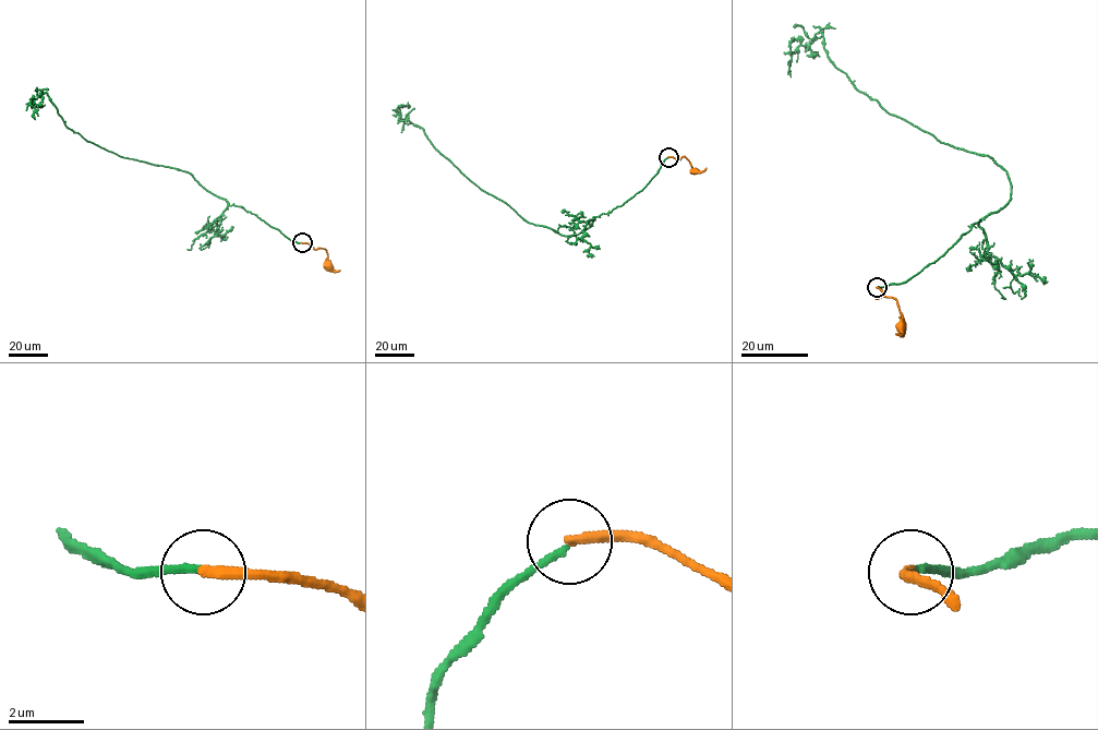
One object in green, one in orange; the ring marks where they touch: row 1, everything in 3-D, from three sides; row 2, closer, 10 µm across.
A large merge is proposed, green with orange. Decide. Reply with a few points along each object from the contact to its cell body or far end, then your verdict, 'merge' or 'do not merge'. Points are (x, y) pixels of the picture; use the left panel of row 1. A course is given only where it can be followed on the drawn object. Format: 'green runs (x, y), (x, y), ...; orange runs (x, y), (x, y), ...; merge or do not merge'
green runs (301, 242), (229, 205), (185, 171), (87, 142), (65, 126), (46, 93), (29, 104), (41, 96); orange runs (301, 242), (315, 249), (325, 249), (327, 265); do not merge

